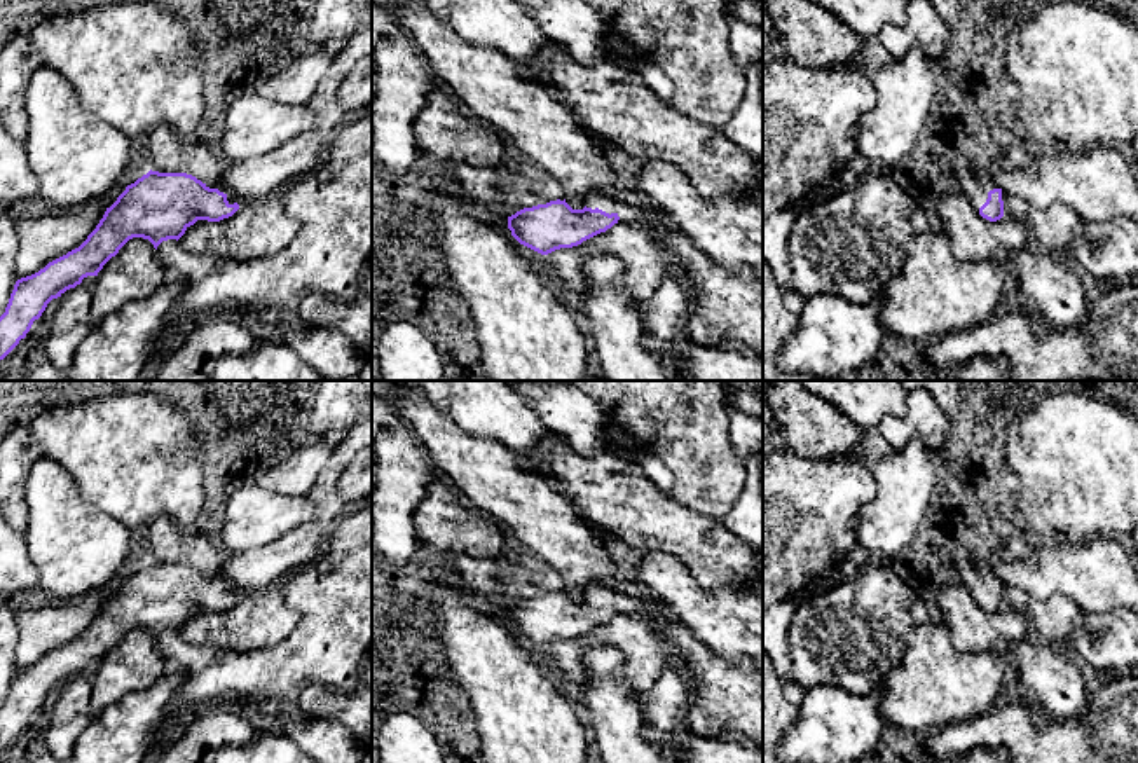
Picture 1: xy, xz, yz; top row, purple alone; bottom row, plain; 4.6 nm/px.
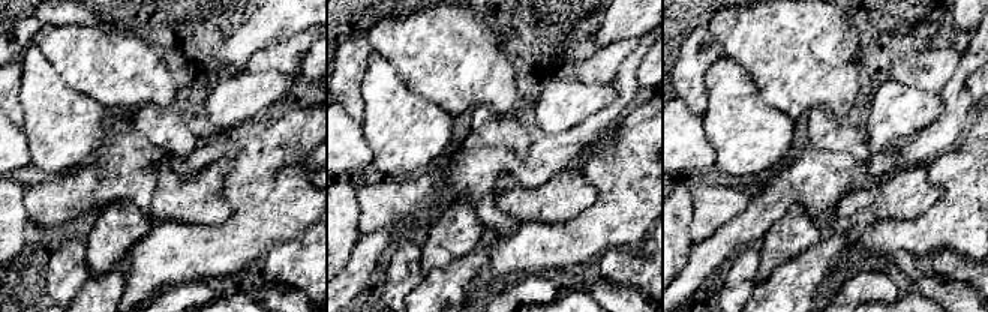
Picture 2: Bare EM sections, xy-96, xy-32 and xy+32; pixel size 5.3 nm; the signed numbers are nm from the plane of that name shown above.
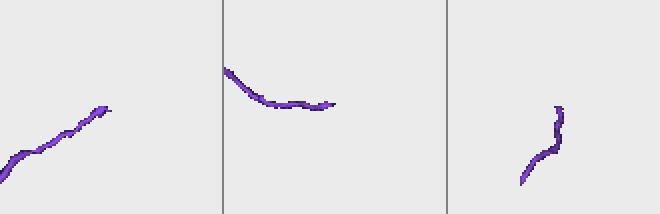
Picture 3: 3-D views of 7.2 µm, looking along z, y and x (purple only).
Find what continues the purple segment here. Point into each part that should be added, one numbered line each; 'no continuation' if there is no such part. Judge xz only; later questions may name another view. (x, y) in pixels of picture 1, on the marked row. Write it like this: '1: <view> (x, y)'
1: xz (627, 213)

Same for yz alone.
1: yz (976, 187)

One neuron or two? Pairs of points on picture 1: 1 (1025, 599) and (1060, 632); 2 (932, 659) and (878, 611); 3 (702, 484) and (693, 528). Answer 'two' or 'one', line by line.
1: one
2: two
3: two

